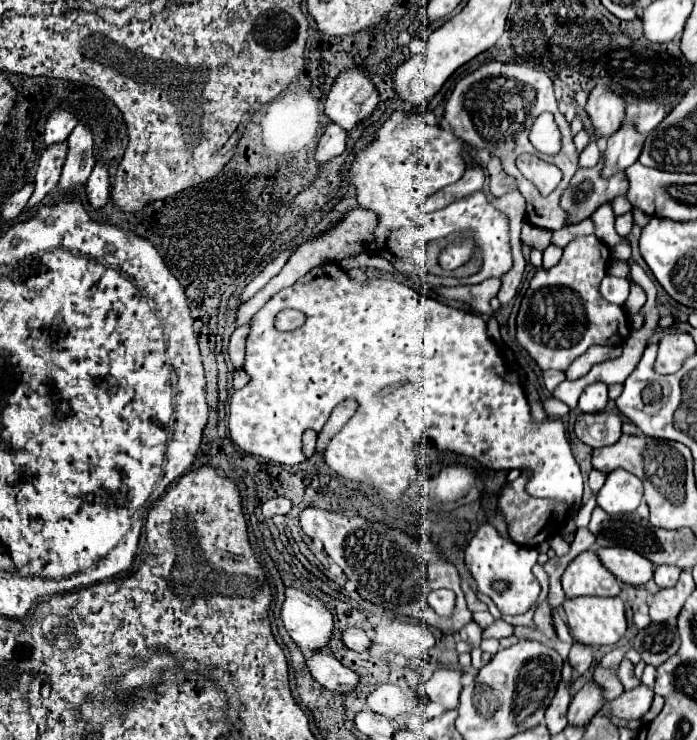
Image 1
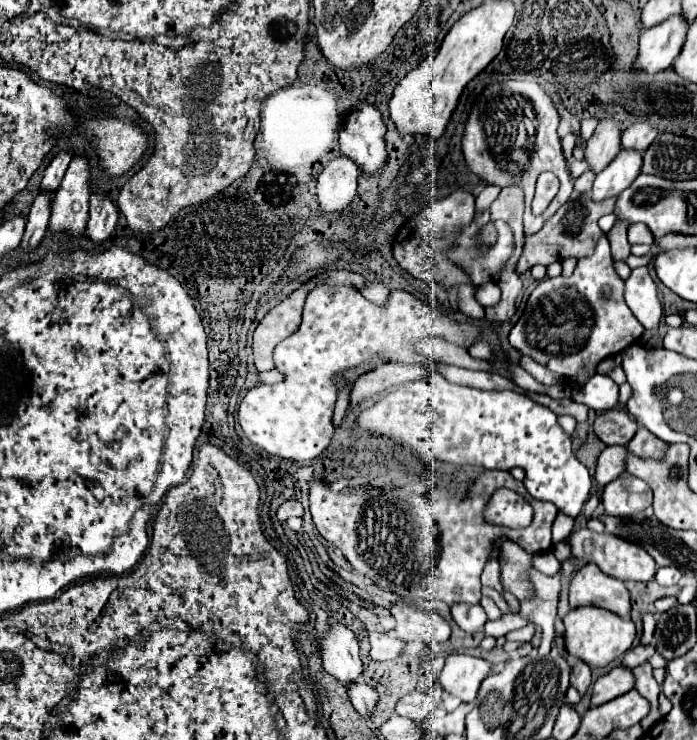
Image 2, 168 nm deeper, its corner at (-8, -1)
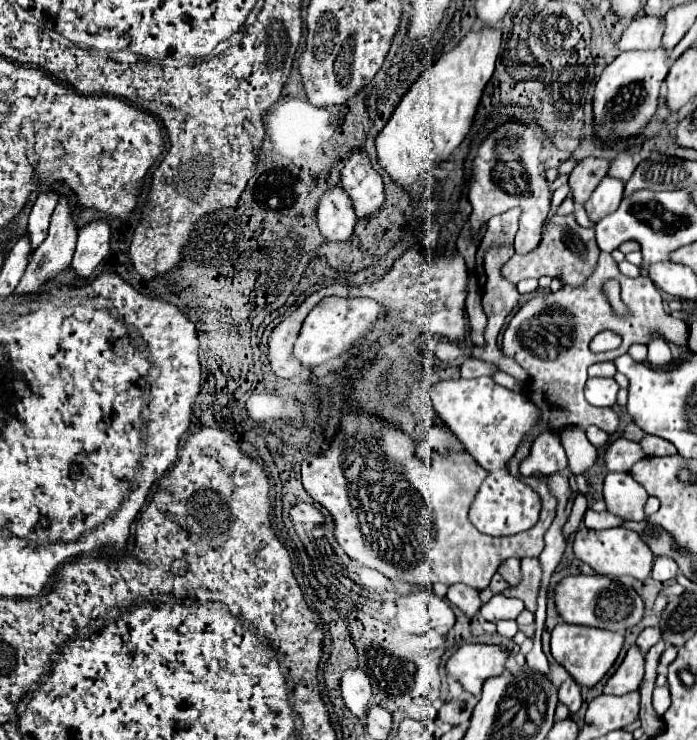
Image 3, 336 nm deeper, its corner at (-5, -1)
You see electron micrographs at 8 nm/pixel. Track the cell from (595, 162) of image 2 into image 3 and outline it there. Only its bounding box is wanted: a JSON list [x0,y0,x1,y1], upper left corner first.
[569,159,609,203]

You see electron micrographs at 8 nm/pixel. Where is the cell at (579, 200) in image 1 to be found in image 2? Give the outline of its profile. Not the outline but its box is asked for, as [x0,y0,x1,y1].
[518,193,618,273]

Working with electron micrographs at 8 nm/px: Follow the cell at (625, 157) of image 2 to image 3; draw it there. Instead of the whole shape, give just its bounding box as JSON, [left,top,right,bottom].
[585,177,623,223]

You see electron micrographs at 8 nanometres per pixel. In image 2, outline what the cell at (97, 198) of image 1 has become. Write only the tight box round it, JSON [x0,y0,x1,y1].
[86,193,118,243]

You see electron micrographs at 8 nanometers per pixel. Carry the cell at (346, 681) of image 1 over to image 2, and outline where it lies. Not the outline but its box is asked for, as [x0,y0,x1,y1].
[346,681,378,717]

